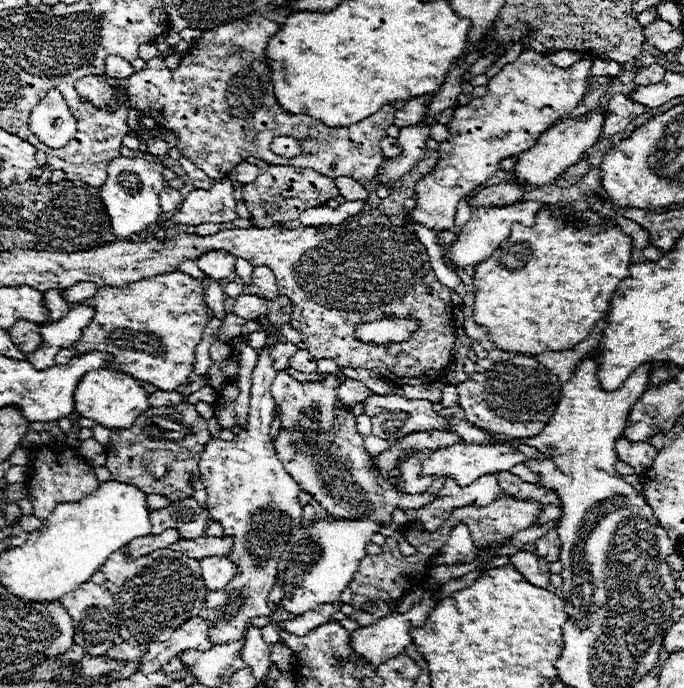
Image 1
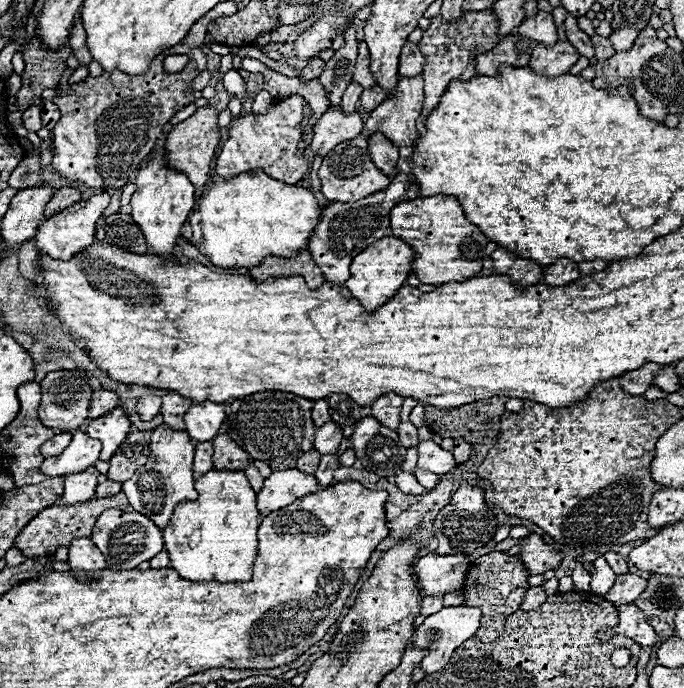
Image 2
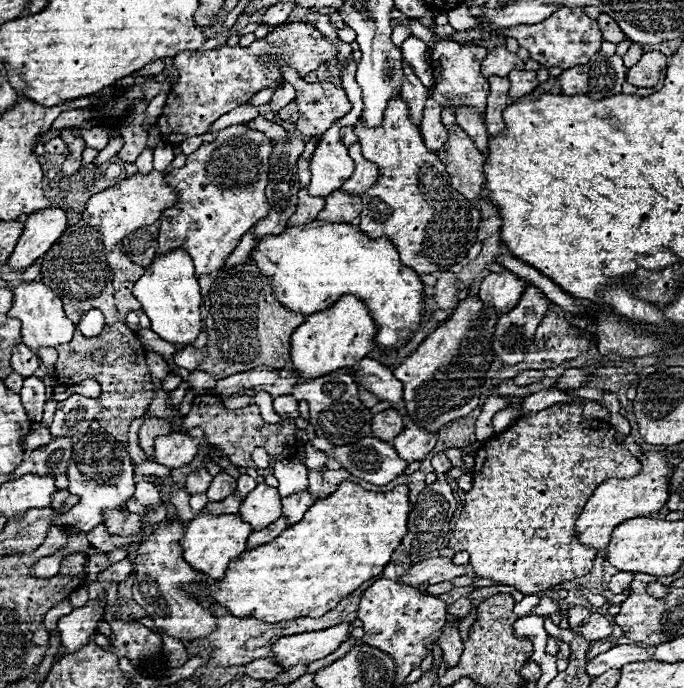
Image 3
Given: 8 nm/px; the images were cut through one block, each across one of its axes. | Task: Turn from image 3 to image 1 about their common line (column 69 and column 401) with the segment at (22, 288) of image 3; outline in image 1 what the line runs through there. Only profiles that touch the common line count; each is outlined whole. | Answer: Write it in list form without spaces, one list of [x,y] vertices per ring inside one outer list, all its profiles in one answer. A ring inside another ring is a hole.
[[[384,318],[358,324],[354,330],[354,338],[360,342],[374,342],[374,344],[392,344],[392,342],[406,342],[418,330],[416,318]]]

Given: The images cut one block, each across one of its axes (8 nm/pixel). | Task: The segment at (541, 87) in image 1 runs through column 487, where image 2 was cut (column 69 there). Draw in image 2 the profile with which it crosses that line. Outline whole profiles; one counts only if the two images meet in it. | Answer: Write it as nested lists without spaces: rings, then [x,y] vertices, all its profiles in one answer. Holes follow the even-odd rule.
[[[162,56],[154,58],[150,70],[138,76],[128,76],[118,70],[102,72],[98,78],[88,76],[72,84],[68,94],[54,98],[54,104],[60,108],[60,120],[52,130],[52,168],[56,174],[92,190],[122,188],[136,174],[140,162],[162,136],[164,124],[178,110],[194,102],[192,92],[188,92],[190,82],[198,76],[194,60],[190,58],[186,68],[176,74],[164,72],[162,60]]]

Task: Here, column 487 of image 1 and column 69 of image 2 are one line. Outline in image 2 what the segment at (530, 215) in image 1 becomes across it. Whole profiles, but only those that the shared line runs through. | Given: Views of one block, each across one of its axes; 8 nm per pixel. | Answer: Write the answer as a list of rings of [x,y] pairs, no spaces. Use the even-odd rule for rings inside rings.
[[[104,192],[100,196],[92,196],[90,200],[82,200],[82,202],[76,202],[74,206],[50,216],[36,232],[34,236],[34,242],[36,242],[36,248],[38,252],[50,256],[50,258],[58,258],[58,260],[70,260],[74,258],[78,252],[82,252],[84,248],[92,246],[94,244],[94,224],[98,222],[102,210],[108,206],[110,202],[110,194]]]

